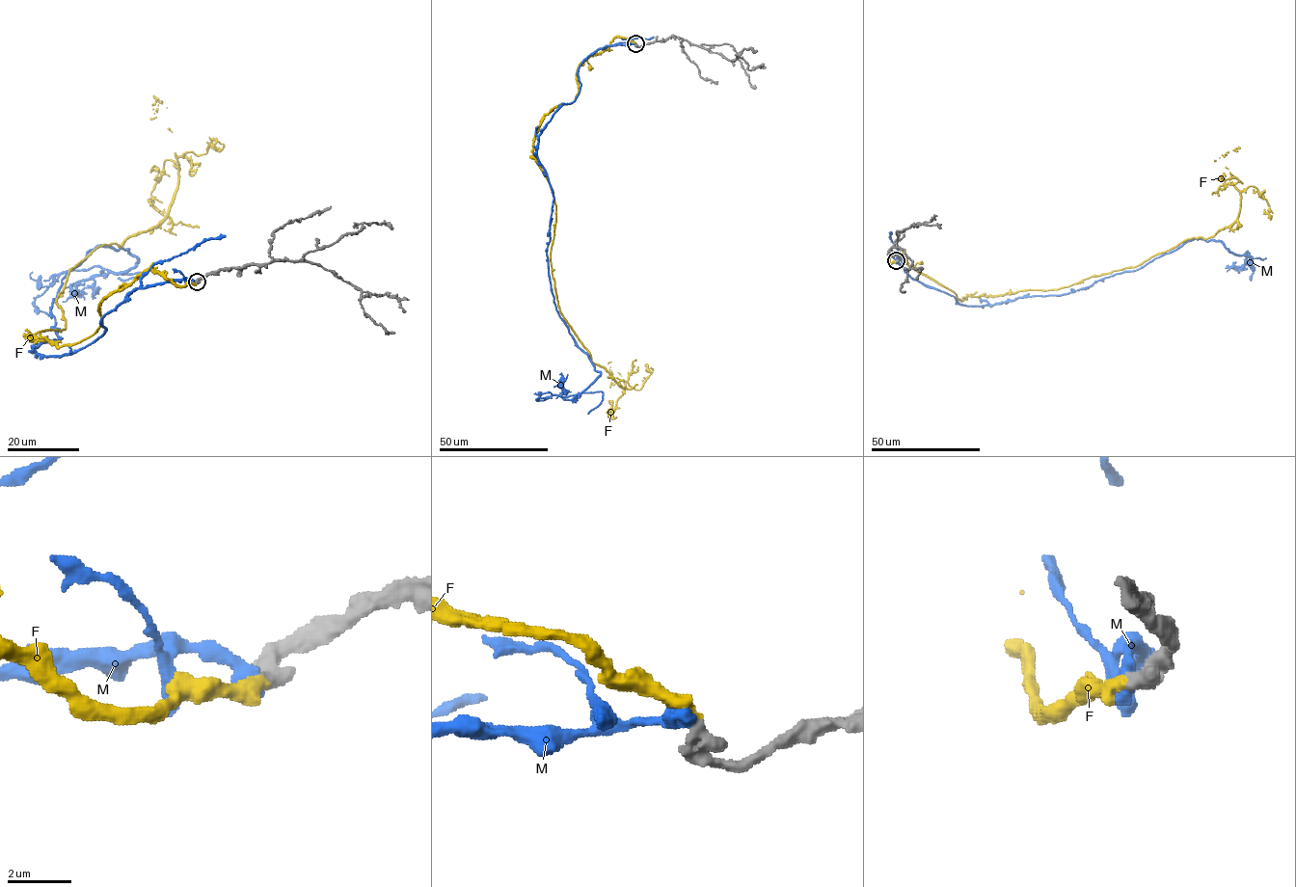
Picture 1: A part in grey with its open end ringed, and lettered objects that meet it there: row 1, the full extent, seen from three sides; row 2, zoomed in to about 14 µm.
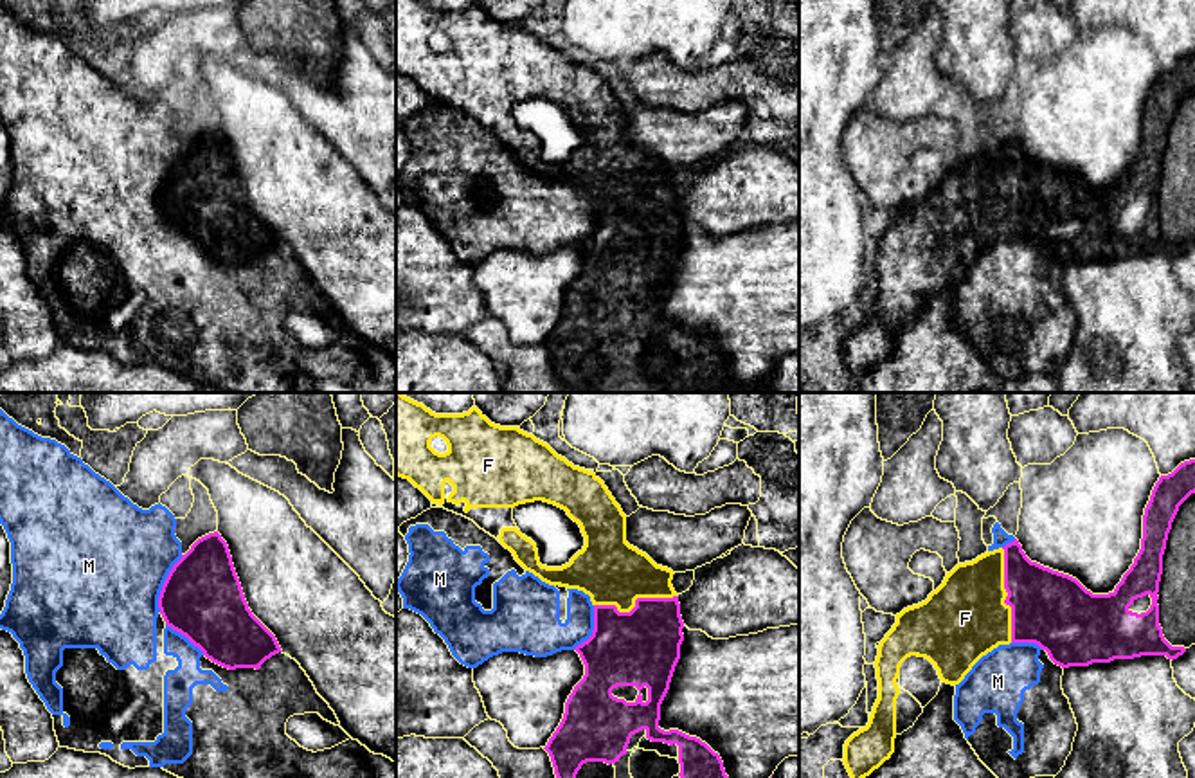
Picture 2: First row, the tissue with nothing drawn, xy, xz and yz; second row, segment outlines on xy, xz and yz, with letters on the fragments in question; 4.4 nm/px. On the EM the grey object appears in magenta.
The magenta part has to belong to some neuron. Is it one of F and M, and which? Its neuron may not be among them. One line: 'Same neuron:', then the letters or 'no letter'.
Same neuron: F

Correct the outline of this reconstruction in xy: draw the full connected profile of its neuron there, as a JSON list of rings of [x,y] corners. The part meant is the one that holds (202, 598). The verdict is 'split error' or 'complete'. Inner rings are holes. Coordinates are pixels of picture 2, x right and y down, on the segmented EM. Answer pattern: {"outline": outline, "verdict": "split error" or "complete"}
{"outline": [[[218,531],[198,538],[173,565],[162,585],[158,609],[167,627],[223,668],[259,670],[266,659],[283,652],[275,636],[248,609],[229,546]]], "verdict": "complete"}

